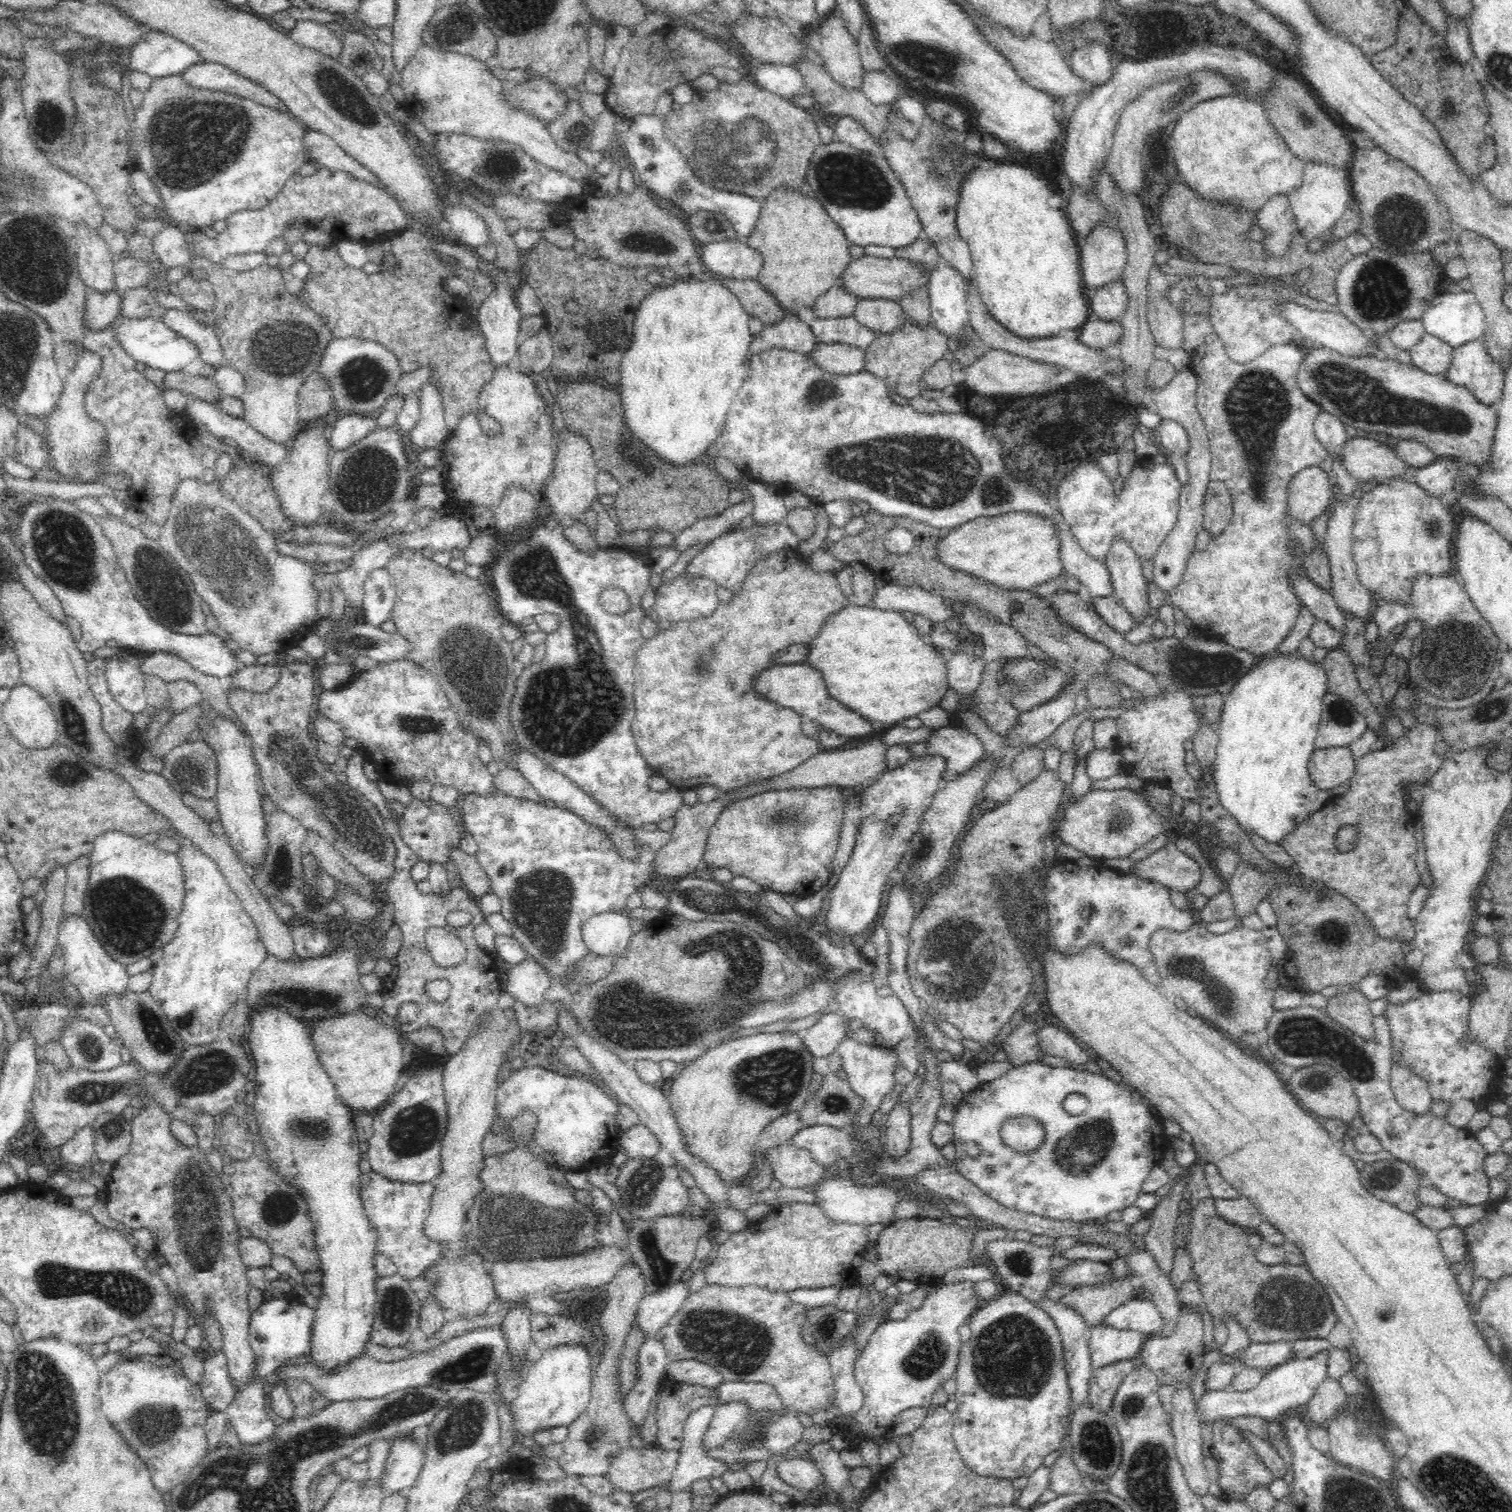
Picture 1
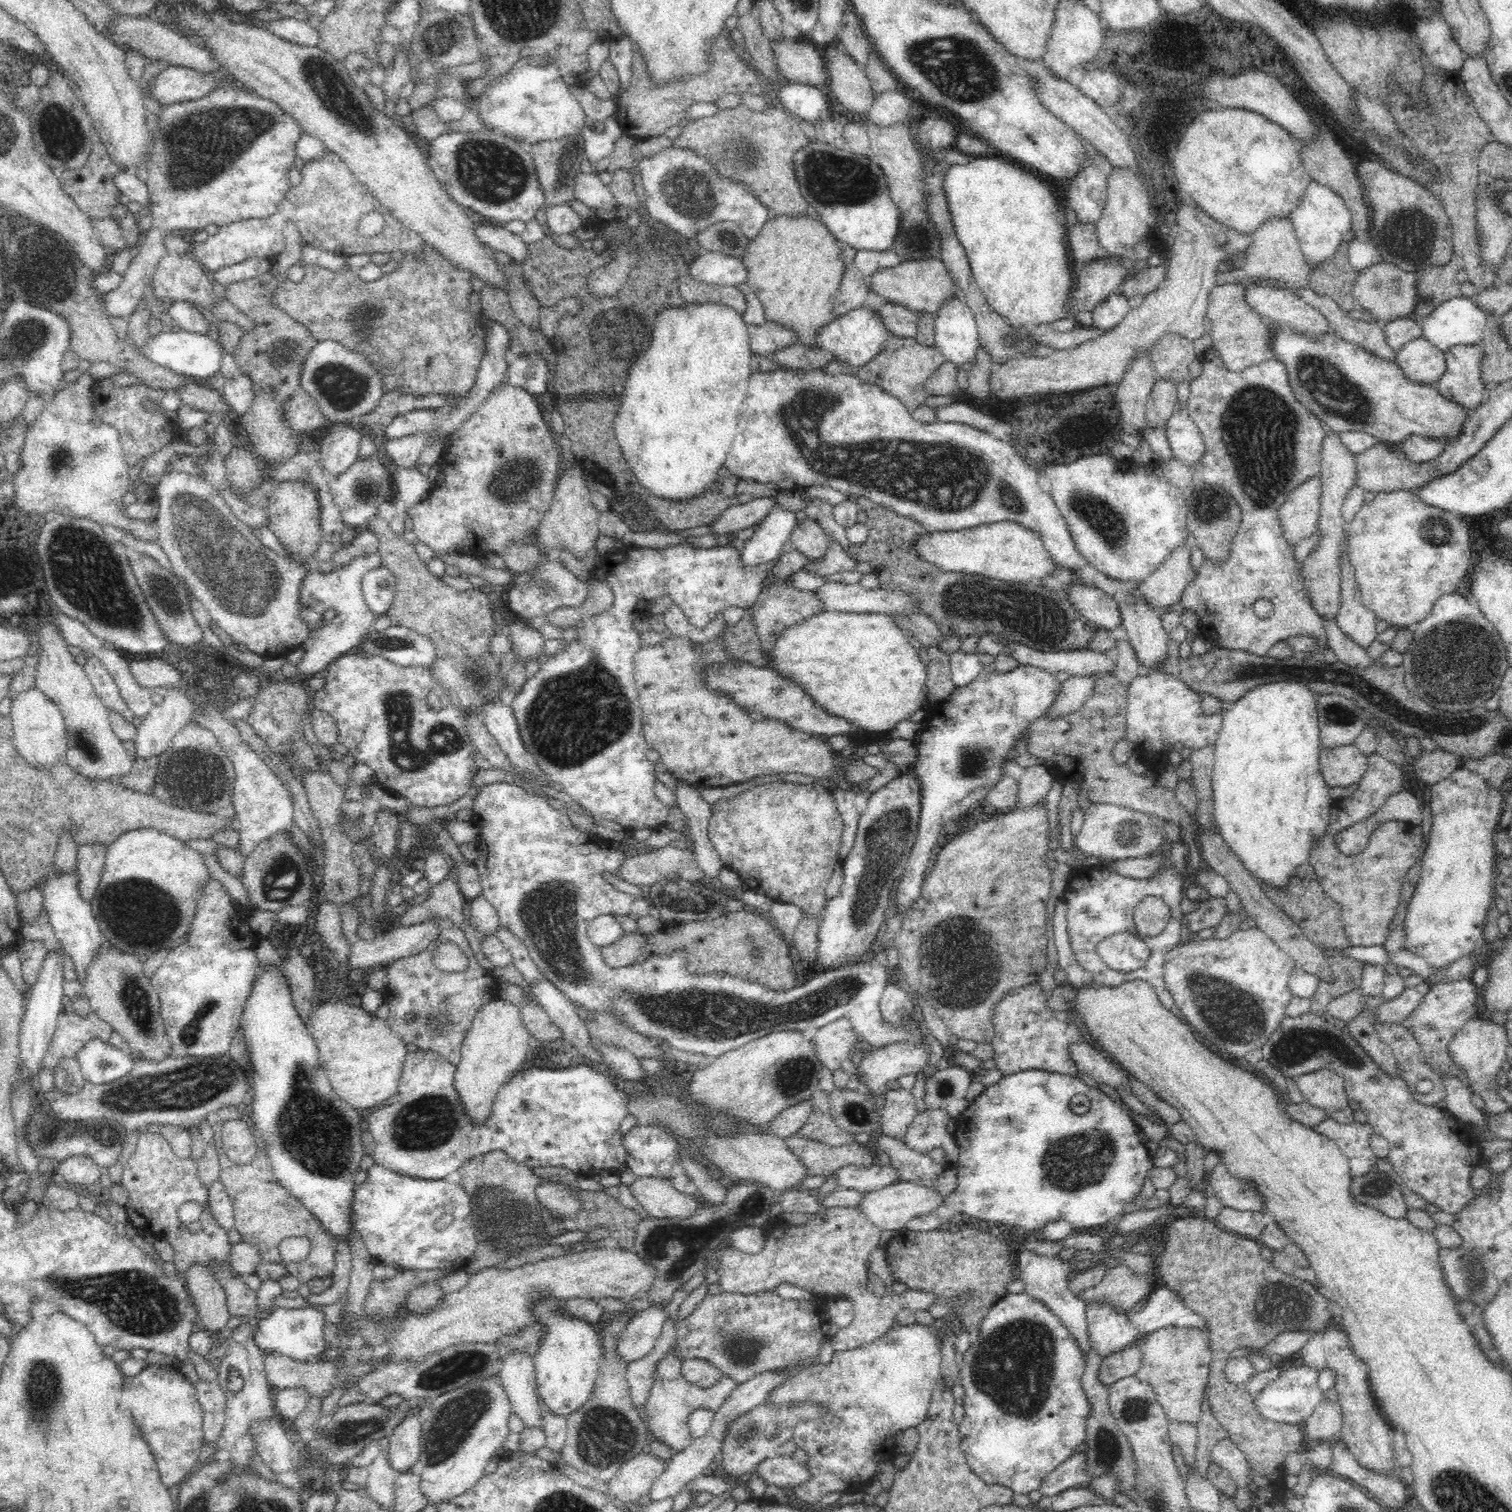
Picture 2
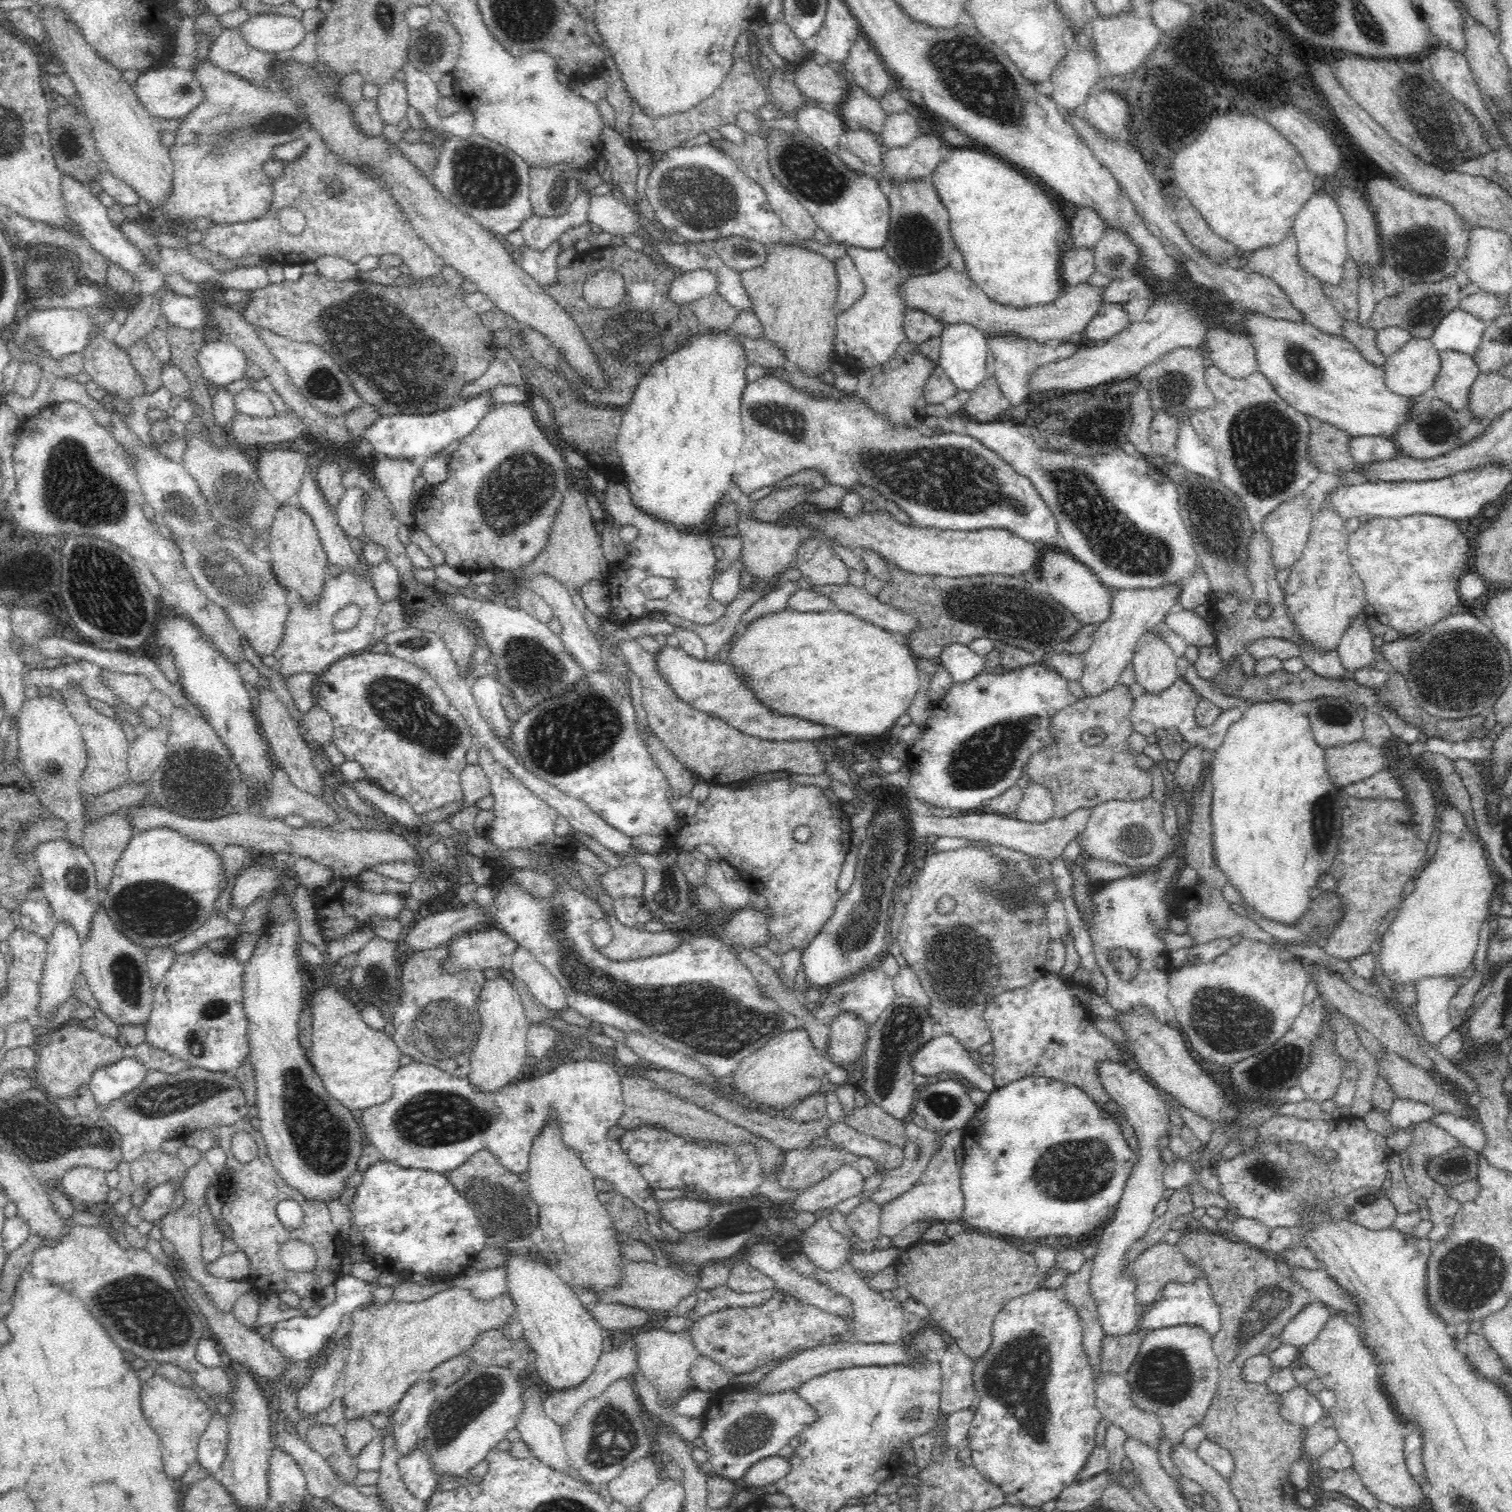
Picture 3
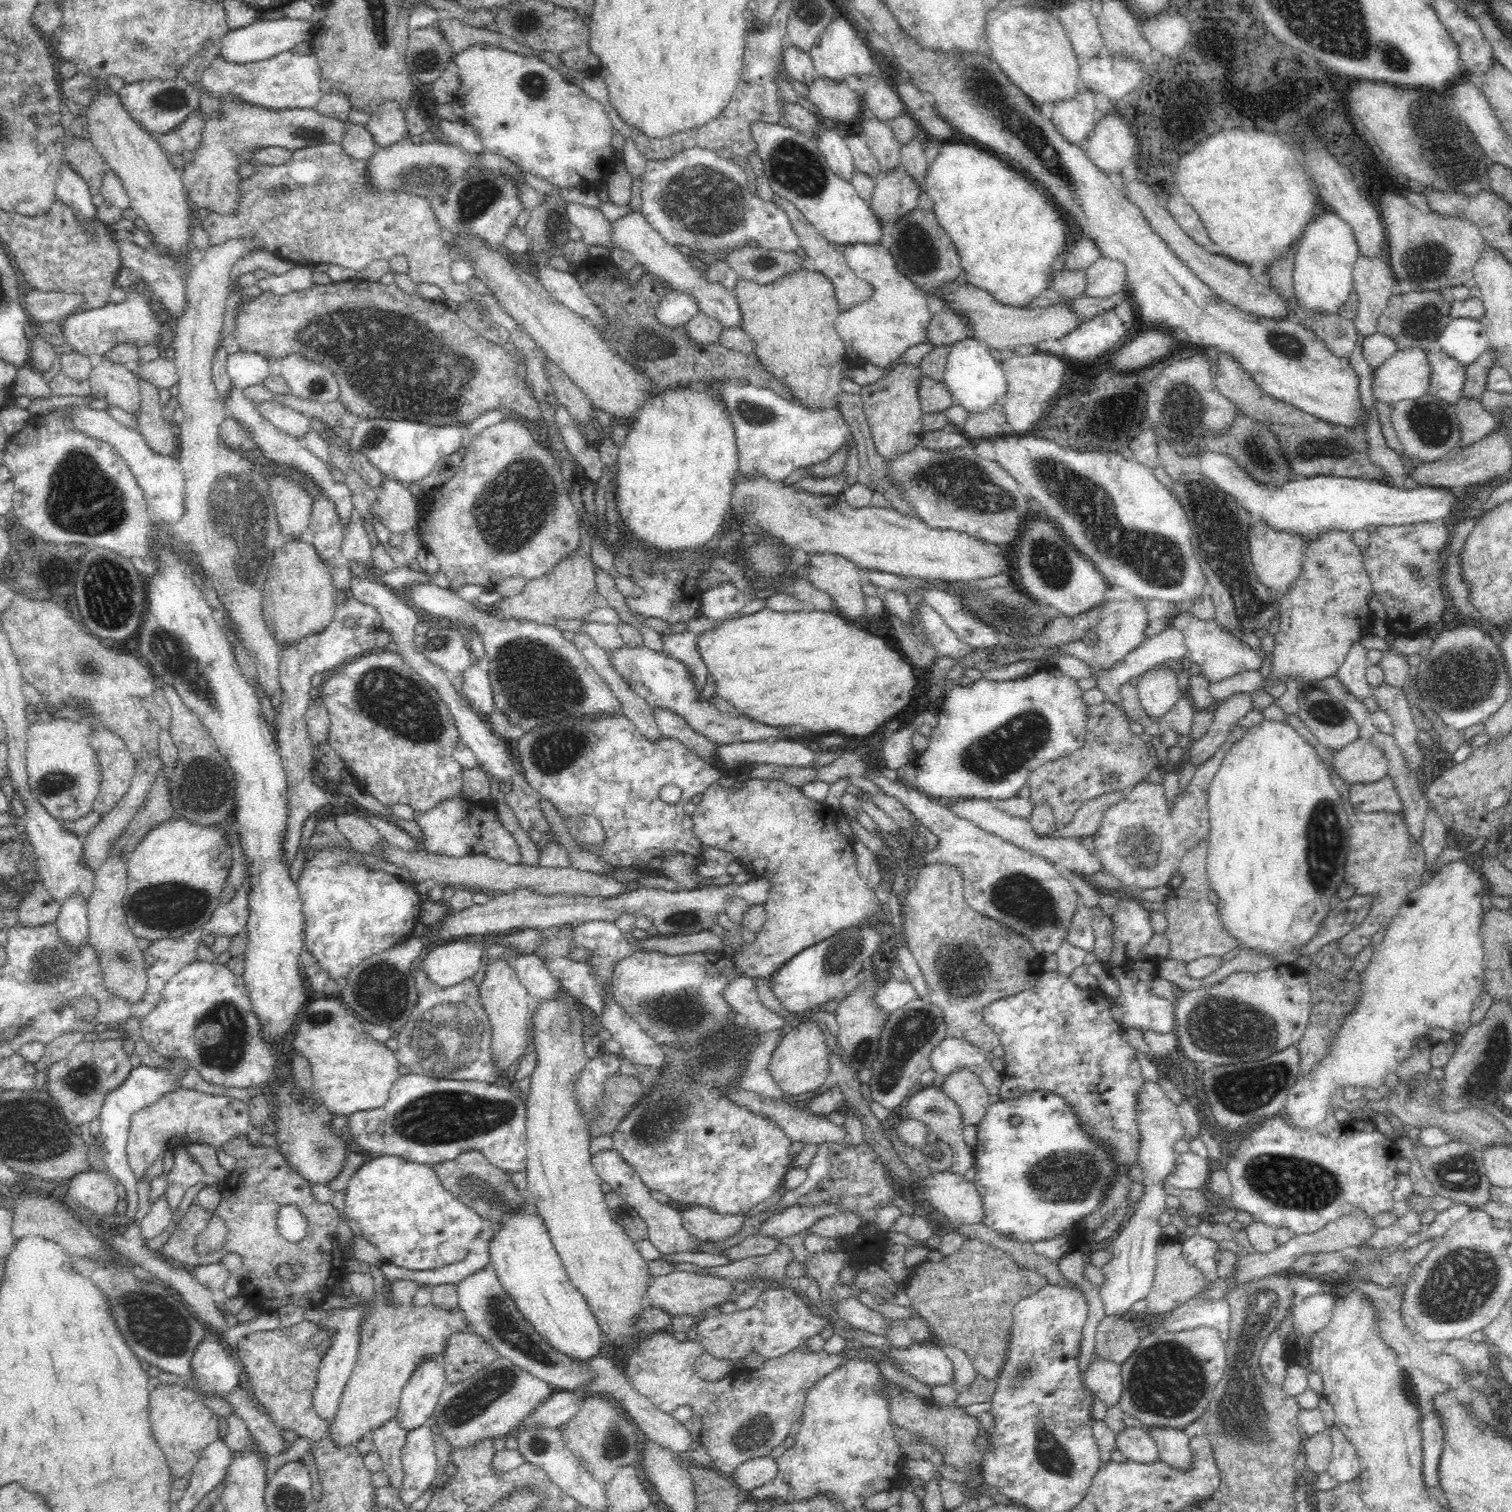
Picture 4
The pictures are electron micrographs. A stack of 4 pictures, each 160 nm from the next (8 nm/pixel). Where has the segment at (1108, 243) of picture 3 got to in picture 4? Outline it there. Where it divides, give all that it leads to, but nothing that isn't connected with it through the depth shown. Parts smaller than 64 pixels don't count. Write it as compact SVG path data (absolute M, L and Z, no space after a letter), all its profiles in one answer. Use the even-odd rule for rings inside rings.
M1101 257L1087 269L1084 296L1112 297L1125 288L1127 278L1126 266L1118 261Z

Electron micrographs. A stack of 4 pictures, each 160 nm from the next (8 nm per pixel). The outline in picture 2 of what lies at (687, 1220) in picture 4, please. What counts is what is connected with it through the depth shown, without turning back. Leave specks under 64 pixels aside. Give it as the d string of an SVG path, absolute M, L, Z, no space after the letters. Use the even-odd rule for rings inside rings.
M636 1176L629 1189L651 1218L687 1220L699 1210L694 1195L676 1191L670 1178Z

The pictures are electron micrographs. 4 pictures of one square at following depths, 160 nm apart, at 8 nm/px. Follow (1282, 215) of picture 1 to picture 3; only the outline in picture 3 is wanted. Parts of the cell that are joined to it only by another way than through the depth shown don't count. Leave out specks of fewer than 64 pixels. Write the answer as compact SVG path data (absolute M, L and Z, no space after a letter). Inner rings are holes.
M1293 232L1286 236L1280 245L1263 247L1261 250L1256 250L1254 253L1244 256L1239 261L1245 272L1254 272L1272 279L1286 293L1292 307L1298 309L1304 315L1303 322L1311 324L1314 328L1326 334L1342 336L1343 319L1328 299L1327 294L1322 290L1322 284L1318 281L1318 278L1308 274L1298 264L1298 246Z

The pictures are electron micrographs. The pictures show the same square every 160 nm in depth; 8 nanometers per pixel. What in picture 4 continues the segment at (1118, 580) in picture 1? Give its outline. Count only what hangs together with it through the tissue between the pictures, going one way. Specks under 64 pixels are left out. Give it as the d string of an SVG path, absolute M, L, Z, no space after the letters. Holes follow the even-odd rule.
M1166 661L1142 672L1136 685L1144 713L1157 722L1160 722L1161 716L1171 712L1183 690L1178 686L1178 673L1167 668Z

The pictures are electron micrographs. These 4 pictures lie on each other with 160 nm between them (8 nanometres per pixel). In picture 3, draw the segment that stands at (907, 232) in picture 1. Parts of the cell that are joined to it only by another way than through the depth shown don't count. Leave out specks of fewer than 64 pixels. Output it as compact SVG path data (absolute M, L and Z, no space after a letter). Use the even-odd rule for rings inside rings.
M738 112L736 114L736 125L744 134L756 134L756 132L767 132L767 157L768 166L773 172L774 178L782 184L790 194L793 194L815 220L820 230L827 233L833 243L845 246L864 248L867 250L882 249L886 244L890 232L890 203L885 188L877 182L874 176L866 176L861 172L850 170L841 158L828 152L820 144L816 144L799 130L787 132L784 129L771 128L769 131L757 119L752 112Z

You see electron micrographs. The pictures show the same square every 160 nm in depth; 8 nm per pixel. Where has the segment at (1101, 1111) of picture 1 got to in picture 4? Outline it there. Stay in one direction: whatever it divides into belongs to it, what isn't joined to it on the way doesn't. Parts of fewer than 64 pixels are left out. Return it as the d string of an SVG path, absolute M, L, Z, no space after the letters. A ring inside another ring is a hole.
M1032 1090L992 1103L977 1126L977 1147L970 1175L983 1201L986 1214L983 1225L1003 1236L1032 1244L1076 1232L1082 1220L1100 1208L1115 1171L1111 1148L1100 1148L1096 1140L1092 1142L1086 1136L1073 1108L1053 1092ZM1011 1116L1020 1116L1021 1124L1010 1125Z

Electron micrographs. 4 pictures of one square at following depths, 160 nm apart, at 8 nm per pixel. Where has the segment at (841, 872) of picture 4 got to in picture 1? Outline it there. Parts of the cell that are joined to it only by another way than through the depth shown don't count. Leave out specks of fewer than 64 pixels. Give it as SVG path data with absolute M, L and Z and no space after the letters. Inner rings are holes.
M842 788L768 790L732 801L710 827L703 861L754 880L761 890L808 896L830 880L844 820Z

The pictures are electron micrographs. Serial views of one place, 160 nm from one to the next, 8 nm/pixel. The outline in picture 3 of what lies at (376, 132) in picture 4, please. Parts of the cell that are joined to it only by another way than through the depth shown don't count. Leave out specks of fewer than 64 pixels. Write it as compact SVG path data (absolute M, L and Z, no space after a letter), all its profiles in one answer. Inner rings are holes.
M392 78L379 87L376 99L383 124L397 126L398 122L406 117L406 108L408 108L409 102L405 86L396 78Z

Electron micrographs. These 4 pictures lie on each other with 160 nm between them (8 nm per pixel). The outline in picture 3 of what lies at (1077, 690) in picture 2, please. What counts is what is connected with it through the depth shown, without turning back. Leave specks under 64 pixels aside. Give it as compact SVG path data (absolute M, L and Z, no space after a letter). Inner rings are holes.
M1182 581L1176 586L1160 586L1142 590L1119 590L1111 599L1110 616L1100 623L1092 636L1088 650L1081 654L1084 670L1080 683L1086 696L1094 696L1120 683L1120 672L1131 663L1136 648L1144 634L1157 630L1158 624L1165 620L1166 614L1178 607L1178 595Z

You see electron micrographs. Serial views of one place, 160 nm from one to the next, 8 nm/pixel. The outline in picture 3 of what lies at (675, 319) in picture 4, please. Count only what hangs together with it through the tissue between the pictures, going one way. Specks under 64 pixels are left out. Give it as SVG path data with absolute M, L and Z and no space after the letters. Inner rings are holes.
M706 269L694 270L688 273L678 273L671 283L670 301L678 305L691 305L698 299L708 297L716 292L718 273Z

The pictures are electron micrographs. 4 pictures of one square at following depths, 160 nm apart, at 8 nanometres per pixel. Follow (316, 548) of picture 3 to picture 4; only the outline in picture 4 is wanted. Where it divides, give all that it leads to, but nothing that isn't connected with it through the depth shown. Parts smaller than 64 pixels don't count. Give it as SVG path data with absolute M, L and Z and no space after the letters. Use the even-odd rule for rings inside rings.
M308 536L287 538L282 548L275 550L270 572L263 583L261 615L279 647L288 648L312 632L322 632L332 622L337 594L331 570L328 563L319 559Z

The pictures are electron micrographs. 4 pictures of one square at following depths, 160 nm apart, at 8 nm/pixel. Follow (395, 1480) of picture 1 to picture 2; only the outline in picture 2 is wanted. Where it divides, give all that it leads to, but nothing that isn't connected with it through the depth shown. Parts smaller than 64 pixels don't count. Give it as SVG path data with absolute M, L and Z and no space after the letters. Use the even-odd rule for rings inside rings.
M414 1409L407 1414L389 1437L387 1456L393 1469L400 1474L414 1469L421 1451L421 1424L425 1413Z

